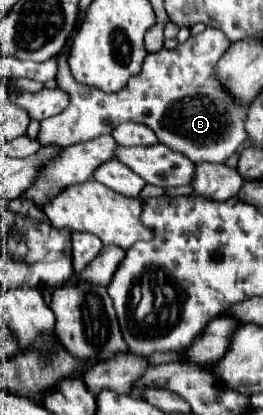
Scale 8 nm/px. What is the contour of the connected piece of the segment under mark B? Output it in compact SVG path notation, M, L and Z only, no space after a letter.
M207 27L203 33L189 37L177 49L161 49L149 53L143 69L123 91L105 95L103 91L87 91L79 87L67 71L67 55L59 59L57 85L69 95L69 105L59 115L41 121L37 139L41 145L59 143L59 147L89 141L111 133L121 123L143 123L155 131L159 143L181 151L193 163L225 163L239 145L247 141L245 117L247 107L239 103L217 79L215 65L231 47L231 41L219 31Z

